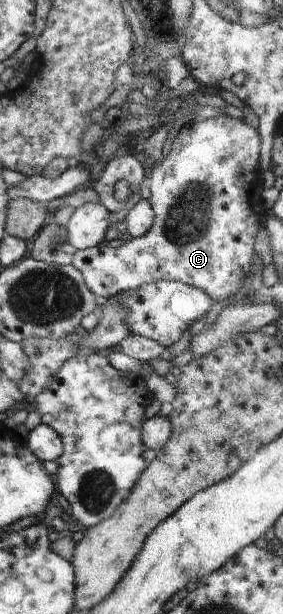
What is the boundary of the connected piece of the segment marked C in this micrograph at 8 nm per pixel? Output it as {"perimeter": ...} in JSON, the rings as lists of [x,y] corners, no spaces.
{"perimeter":[[[215,115],[215,117],[209,117],[205,121],[197,119],[197,127],[189,127],[187,125],[187,131],[183,131],[183,139],[179,139],[179,147],[173,147],[173,151],[168,154],[168,157],[163,157],[160,162],[154,164],[151,171],[151,177],[148,178],[148,187],[150,188],[151,195],[149,195],[149,203],[154,208],[154,225],[151,229],[143,235],[143,237],[132,238],[131,241],[124,242],[123,245],[117,248],[109,247],[107,242],[90,247],[84,250],[77,250],[74,253],[74,258],[71,259],[73,267],[78,268],[82,275],[85,277],[86,286],[90,288],[95,295],[98,295],[102,300],[106,298],[114,297],[117,294],[121,294],[122,291],[129,291],[137,289],[143,285],[149,283],[157,283],[162,280],[169,281],[182,281],[186,284],[191,284],[193,287],[202,288],[210,294],[211,299],[215,300],[215,303],[223,303],[229,305],[235,303],[235,299],[229,299],[229,297],[235,297],[239,293],[239,289],[243,287],[243,279],[245,275],[249,273],[251,269],[251,263],[253,263],[253,243],[255,243],[255,235],[259,231],[259,219],[261,215],[251,215],[255,209],[255,203],[259,205],[261,199],[259,197],[253,197],[253,181],[257,179],[255,177],[255,171],[257,171],[257,165],[259,165],[259,145],[262,145],[262,139],[259,139],[259,133],[257,129],[253,129],[251,125],[247,125],[245,121],[241,121],[241,118],[225,117],[225,115]]]}

